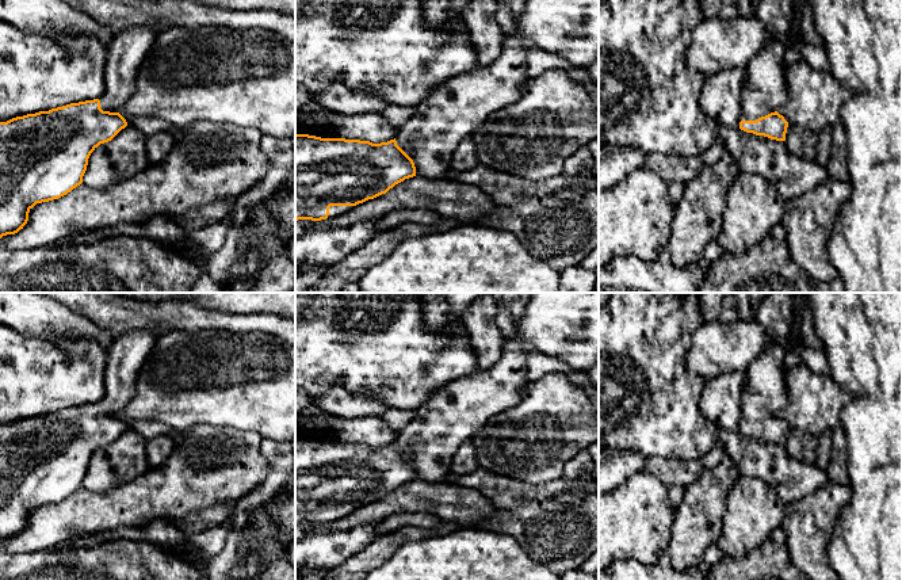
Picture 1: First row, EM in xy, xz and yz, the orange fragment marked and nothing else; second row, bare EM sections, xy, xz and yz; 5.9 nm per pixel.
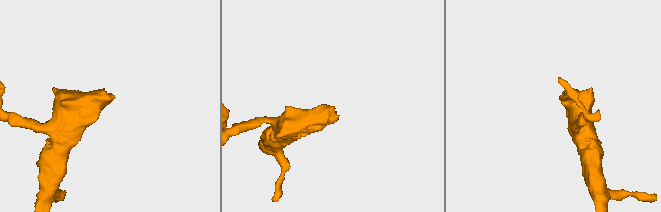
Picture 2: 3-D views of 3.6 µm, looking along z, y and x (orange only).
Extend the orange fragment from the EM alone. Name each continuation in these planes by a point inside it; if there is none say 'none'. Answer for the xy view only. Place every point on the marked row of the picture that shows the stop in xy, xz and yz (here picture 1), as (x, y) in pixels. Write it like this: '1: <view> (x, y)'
1: xy (125, 54)

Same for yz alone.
1: yz (764, 91)

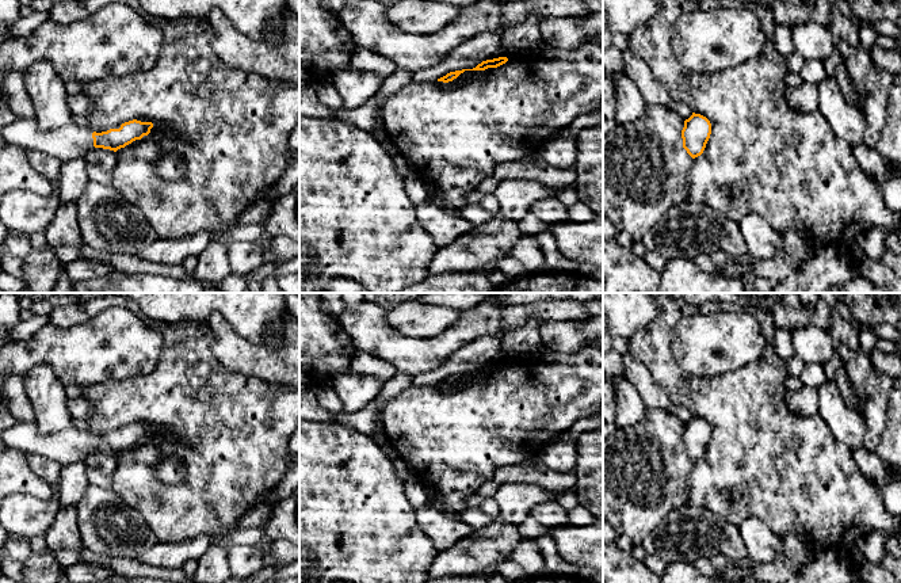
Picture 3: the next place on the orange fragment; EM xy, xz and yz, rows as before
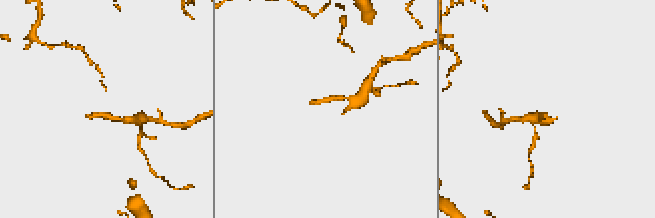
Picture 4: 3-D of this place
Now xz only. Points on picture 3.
none

